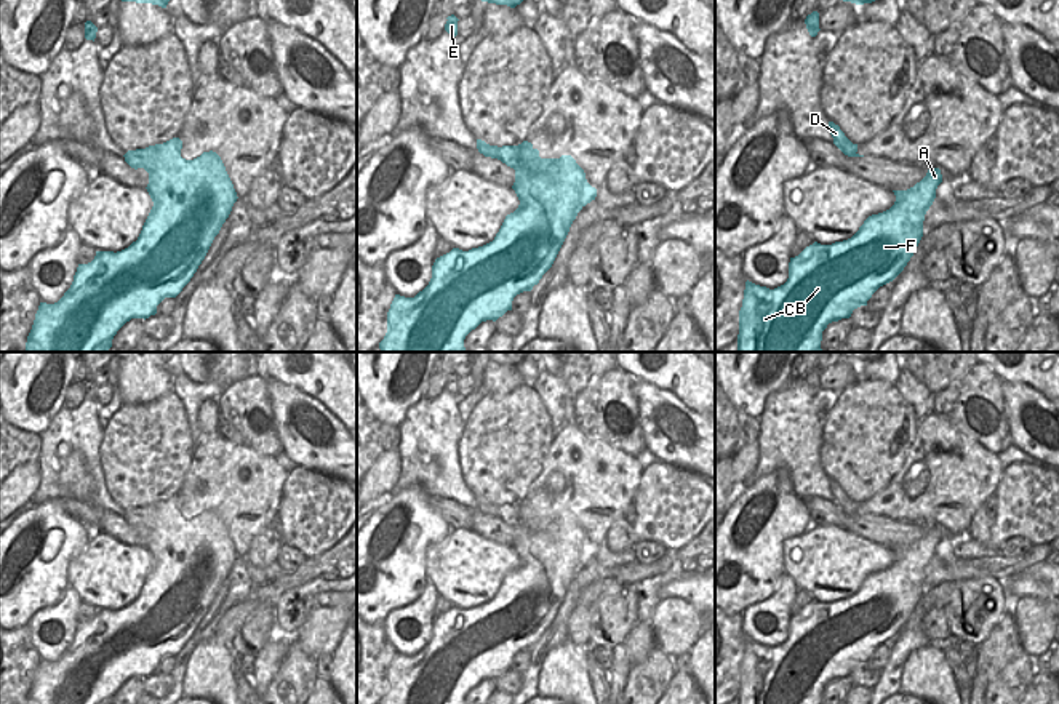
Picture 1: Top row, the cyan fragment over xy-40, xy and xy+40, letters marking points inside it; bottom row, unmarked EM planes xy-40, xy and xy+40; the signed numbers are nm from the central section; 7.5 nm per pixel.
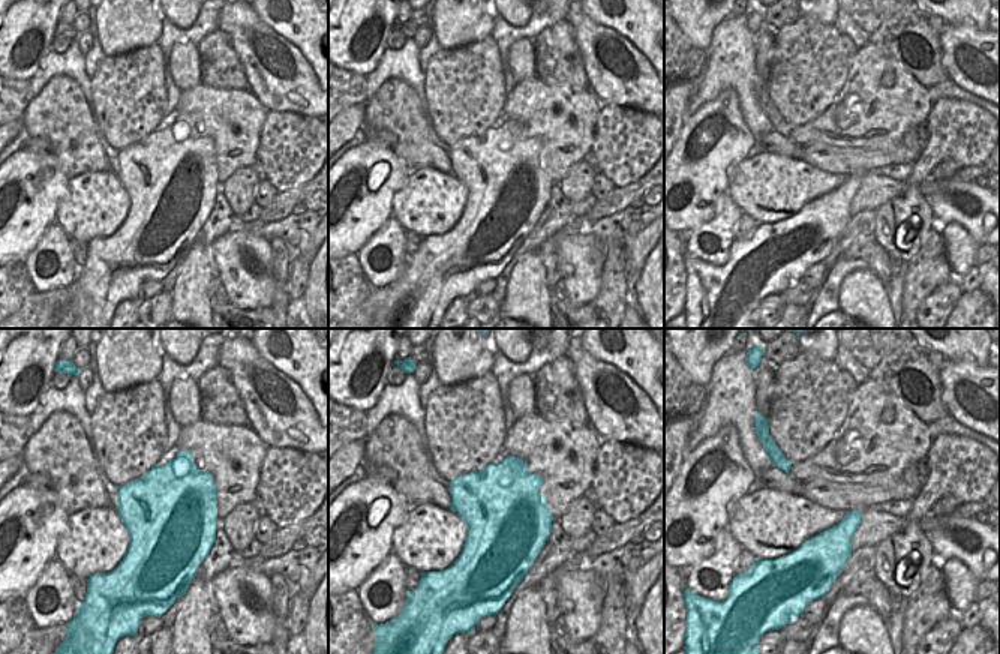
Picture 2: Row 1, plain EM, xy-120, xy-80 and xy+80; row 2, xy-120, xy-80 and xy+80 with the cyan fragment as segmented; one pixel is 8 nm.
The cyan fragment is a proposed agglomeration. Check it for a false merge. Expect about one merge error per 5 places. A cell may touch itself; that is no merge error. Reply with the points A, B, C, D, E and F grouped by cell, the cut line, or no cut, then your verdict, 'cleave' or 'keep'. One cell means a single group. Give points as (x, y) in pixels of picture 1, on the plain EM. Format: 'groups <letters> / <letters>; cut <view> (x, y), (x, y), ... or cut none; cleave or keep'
groups A B C F / D E; cut xy (499, 506), (485, 514); cleave

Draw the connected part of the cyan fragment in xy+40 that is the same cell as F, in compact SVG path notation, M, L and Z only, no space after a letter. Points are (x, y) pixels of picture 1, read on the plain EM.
M929 526L913 546L893 549L894 563L869 574L851 597L832 603L814 600L806 605L790 616L784 643L769 648L747 638L739 669L737 704L821 704L822 690L829 682L849 677L854 667L867 664L880 645L904 629L923 595L925 573L941 541L941 528Z

